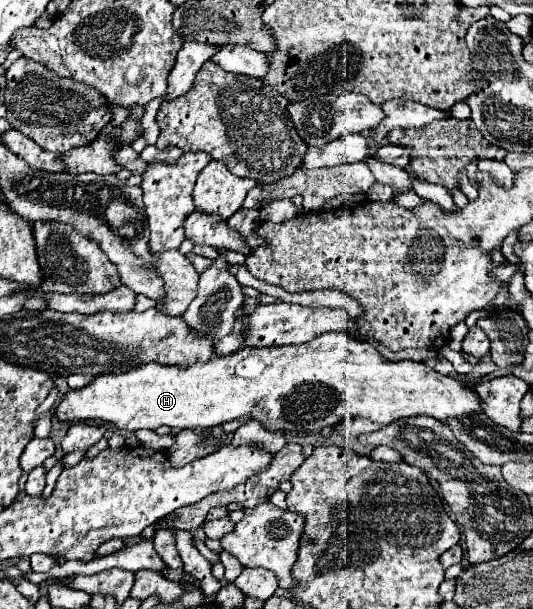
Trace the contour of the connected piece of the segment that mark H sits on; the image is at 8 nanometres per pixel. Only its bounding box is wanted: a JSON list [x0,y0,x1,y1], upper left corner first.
[57,333,481,431]

